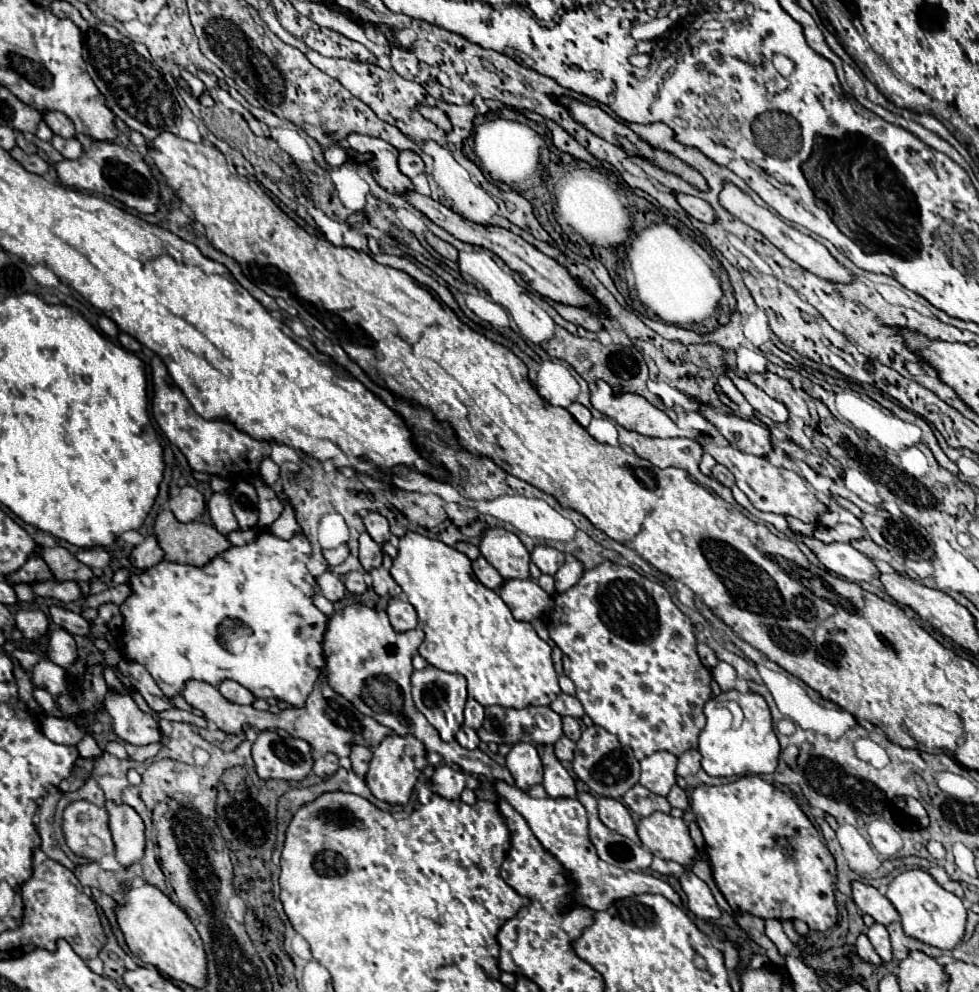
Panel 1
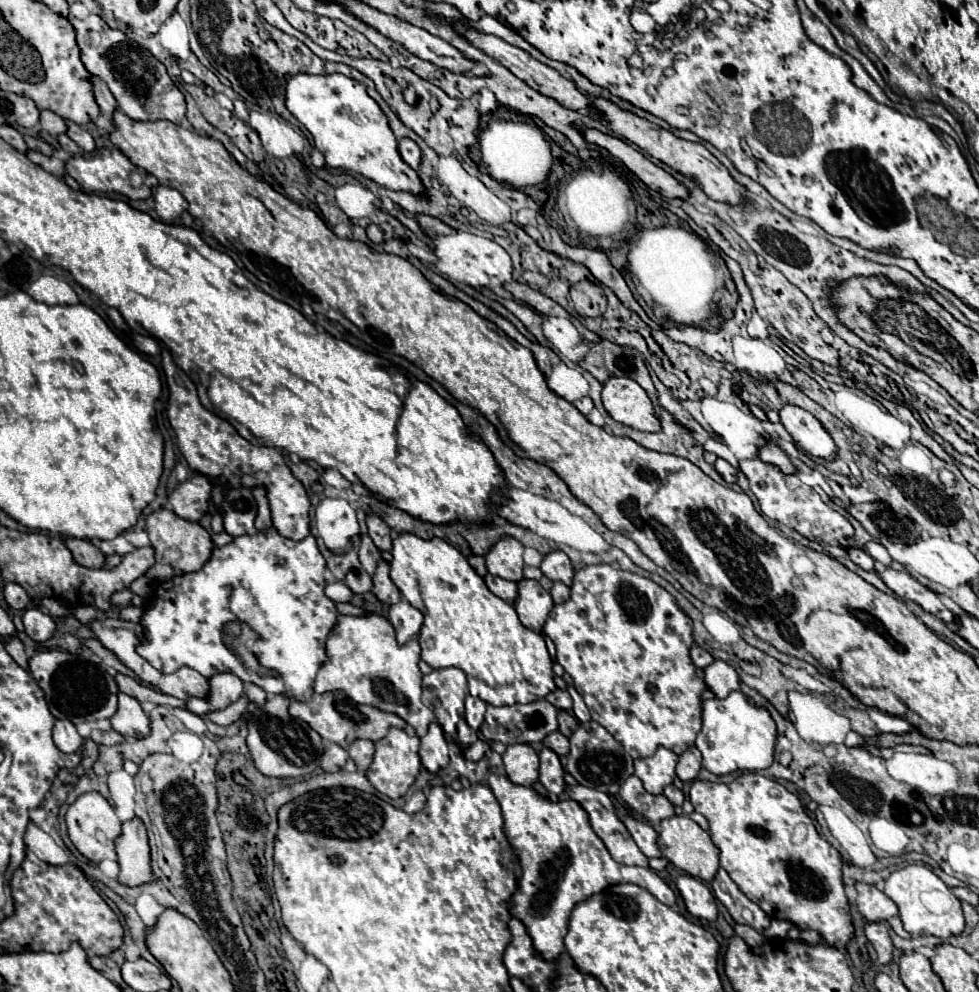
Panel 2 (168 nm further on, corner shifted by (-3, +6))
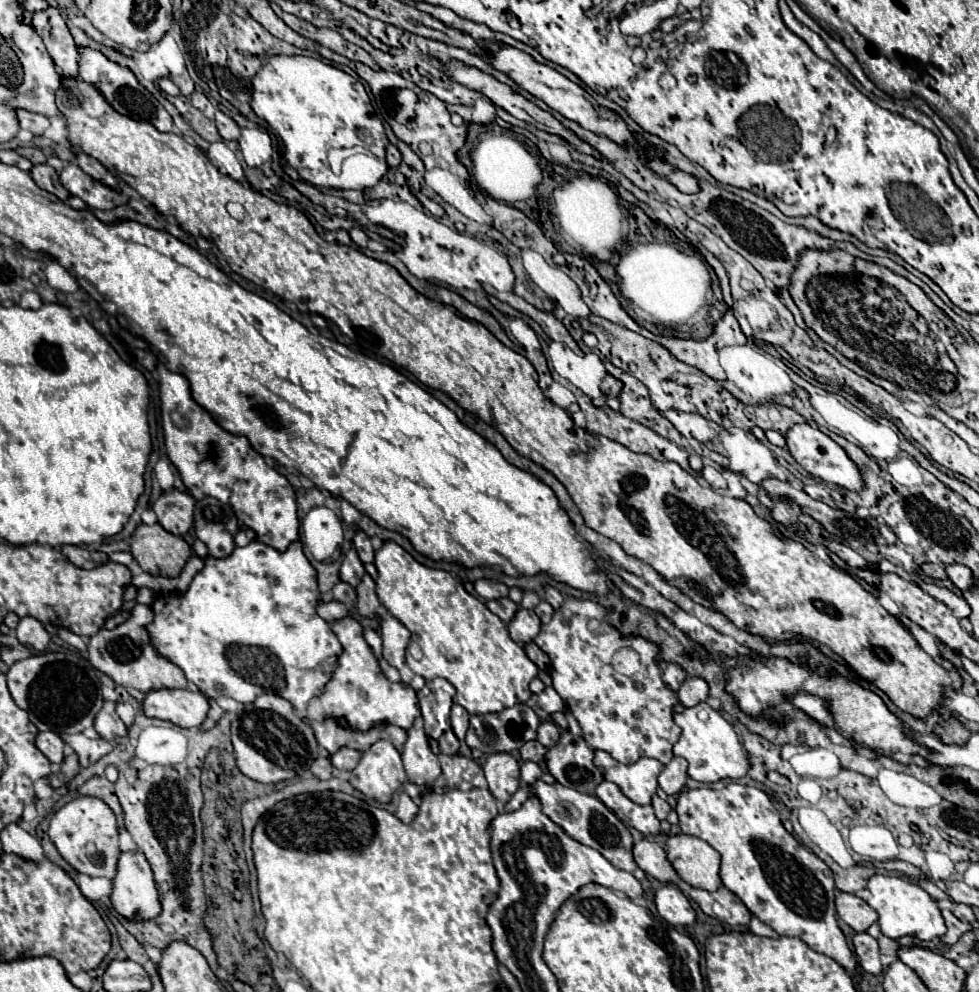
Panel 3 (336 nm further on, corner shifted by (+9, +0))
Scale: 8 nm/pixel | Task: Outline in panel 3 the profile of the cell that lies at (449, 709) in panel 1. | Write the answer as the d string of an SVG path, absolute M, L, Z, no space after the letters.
M432 679L418 691L424 731L428 737L438 739L446 729L450 729L450 707L455 693L456 689L446 679Z

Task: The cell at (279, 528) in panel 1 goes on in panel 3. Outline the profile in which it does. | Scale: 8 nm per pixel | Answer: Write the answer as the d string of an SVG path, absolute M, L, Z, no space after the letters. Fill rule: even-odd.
M162 363L158 365L158 375L160 375L160 401L162 401L162 429L164 429L164 441L166 441L166 453L168 459L176 465L188 493L194 499L202 499L202 497L216 497L224 503L228 503L238 519L238 529L252 529L256 533L256 539L278 549L278 551L286 551L290 543L300 539L300 521L298 521L298 513L296 513L296 495L292 485L288 483L288 479L284 475L280 475L276 469L268 467L262 459L262 455L258 451L254 451L254 447L250 445L250 441L242 435L232 435L228 431L224 431L210 413L206 413L206 409L202 409L190 393L190 383L186 381L184 375L168 371ZM172 415L180 415L182 425L176 427L172 423Z

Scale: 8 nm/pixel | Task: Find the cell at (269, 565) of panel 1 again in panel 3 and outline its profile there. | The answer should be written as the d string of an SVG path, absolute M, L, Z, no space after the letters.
M252 541L250 545L246 547L236 547L234 553L226 559L214 559L214 557L208 557L206 563L204 563L204 569L196 573L194 581L190 583L188 591L182 593L182 597L178 595L160 595L156 597L156 601L152 603L152 609L154 609L154 623L148 625L148 631L150 631L150 637L152 637L152 643L154 647L166 657L170 659L174 665L178 665L186 679L192 681L200 693L204 693L206 697L210 699L216 699L216 697L232 697L236 699L238 703L250 703L254 701L256 697L260 697L262 693L276 693L284 699L288 699L292 705L294 705L294 713L298 717L304 717L306 713L306 707L308 707L308 701L312 697L318 697L318 693L322 693L326 681L330 681L334 669L336 669L336 659L338 655L342 653L342 645L340 641L336 639L336 635L332 633L330 625L326 625L326 621L322 621L322 617L318 617L316 613L316 605L318 605L318 583L316 583L316 571L314 567L310 565L310 561L306 559L304 551L302 551L302 543L300 541L294 541L288 551L280 553L276 551L274 547L266 545L266 543L260 543L260 541Z

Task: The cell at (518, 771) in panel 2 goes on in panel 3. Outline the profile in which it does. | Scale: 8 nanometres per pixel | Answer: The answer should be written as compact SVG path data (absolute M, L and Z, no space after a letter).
M492 753L484 763L484 777L490 793L500 801L508 803L520 787L520 767L510 753Z

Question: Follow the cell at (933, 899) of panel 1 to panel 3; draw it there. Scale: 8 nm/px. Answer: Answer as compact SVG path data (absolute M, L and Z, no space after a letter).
M872 875L868 879L866 889L870 891L868 905L880 915L878 925L886 937L900 939L904 935L912 935L920 941L932 941L934 937L942 937L946 933L944 917L936 901L918 885L900 877L892 877L892 875Z

